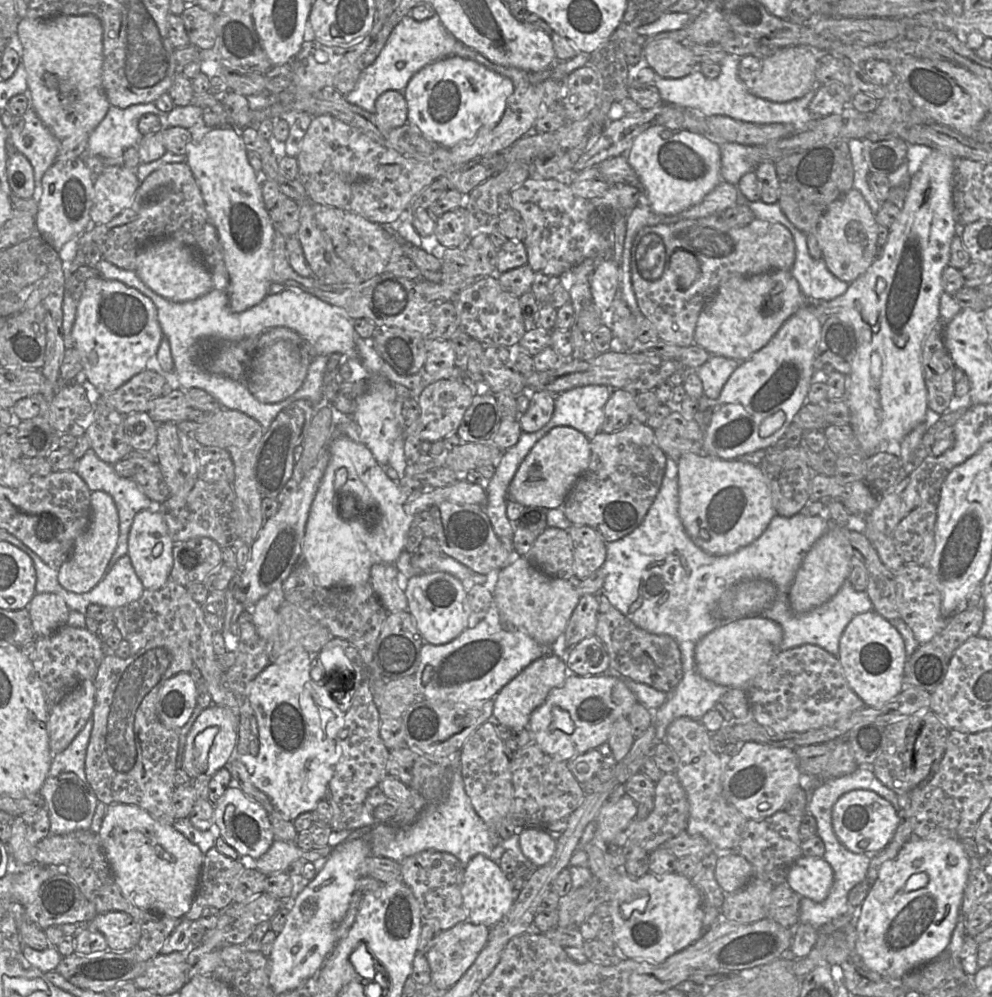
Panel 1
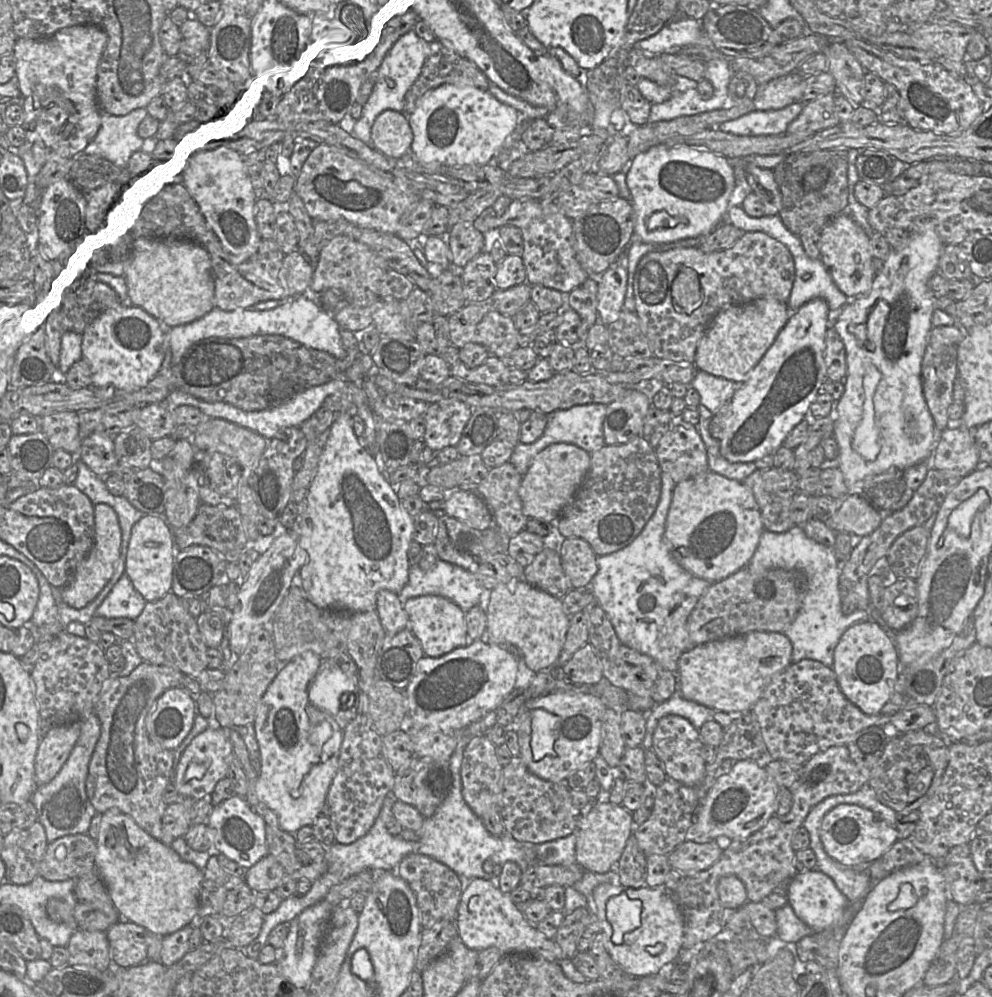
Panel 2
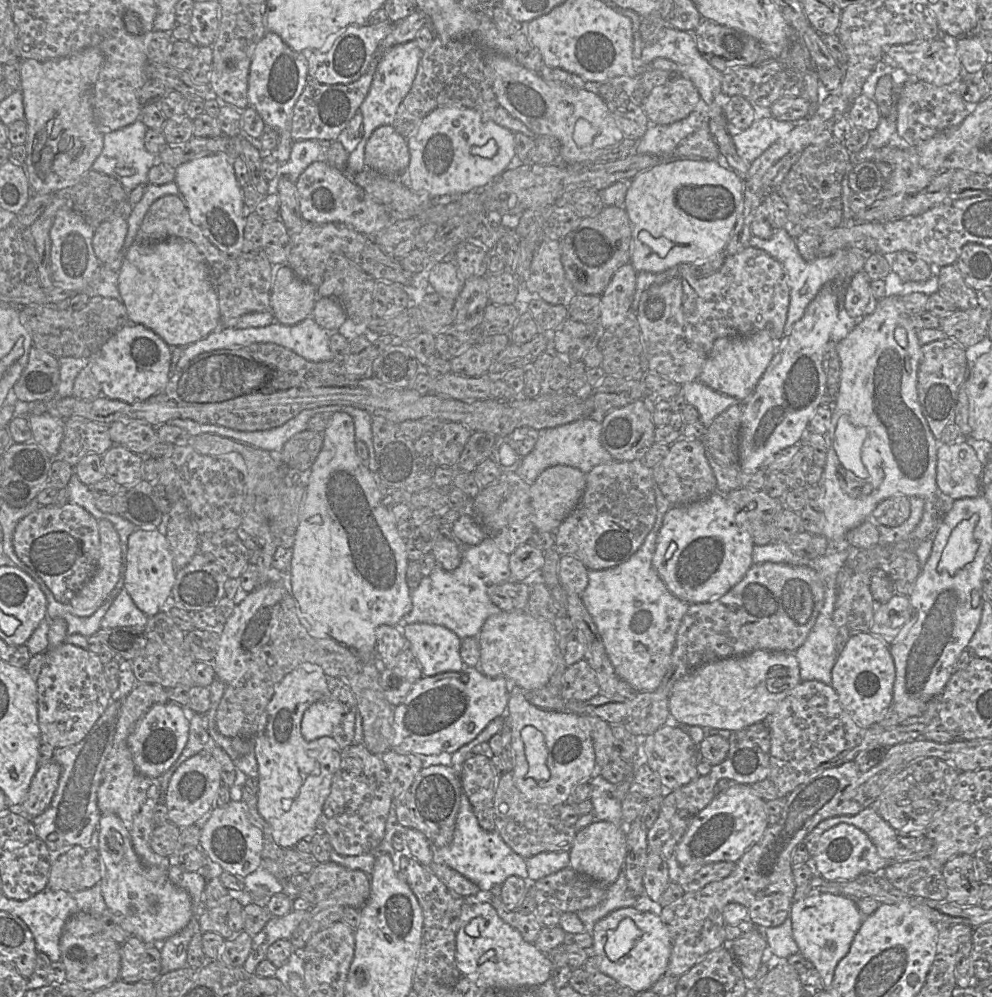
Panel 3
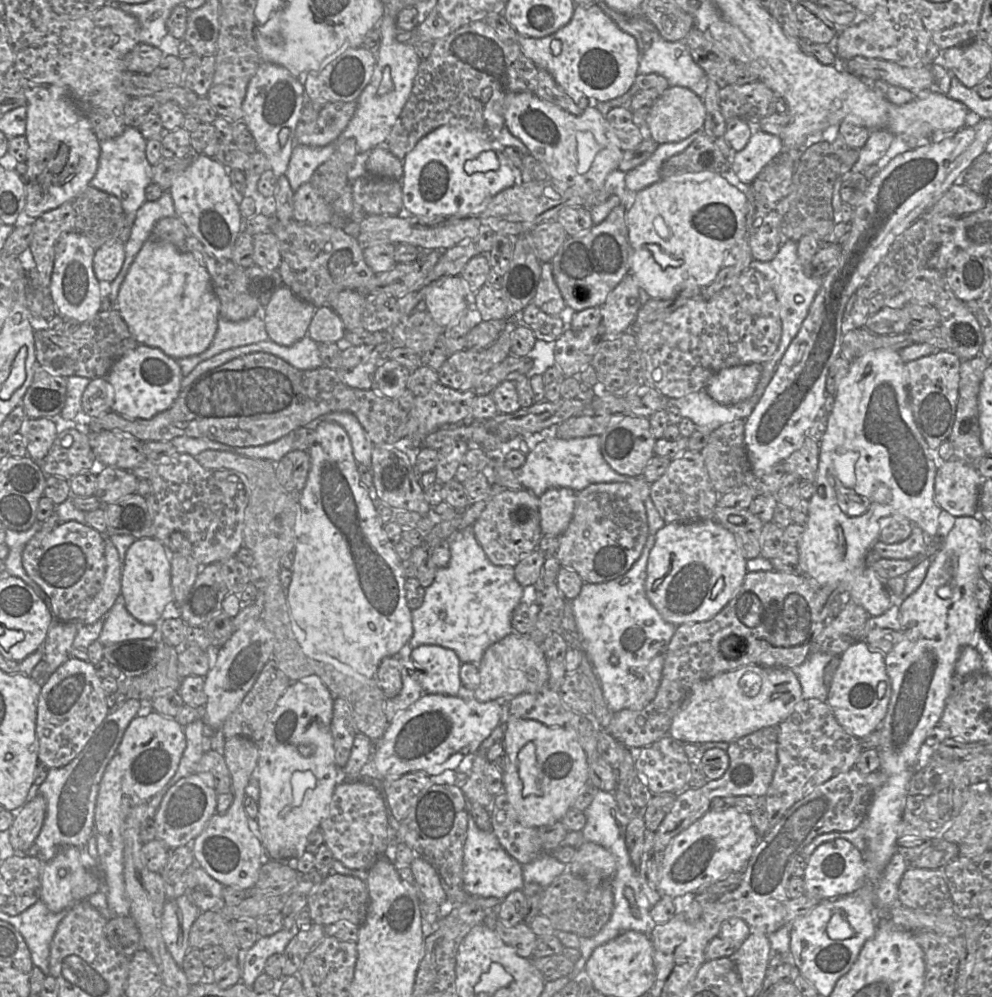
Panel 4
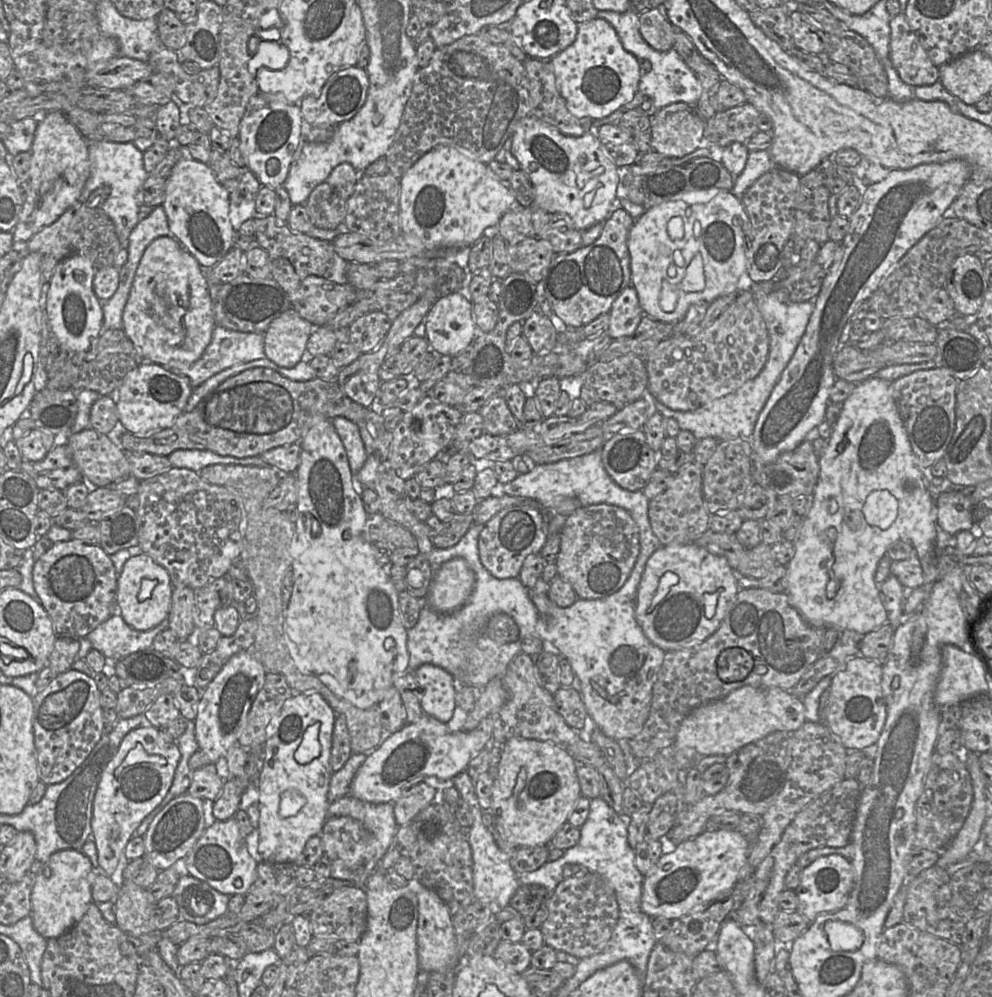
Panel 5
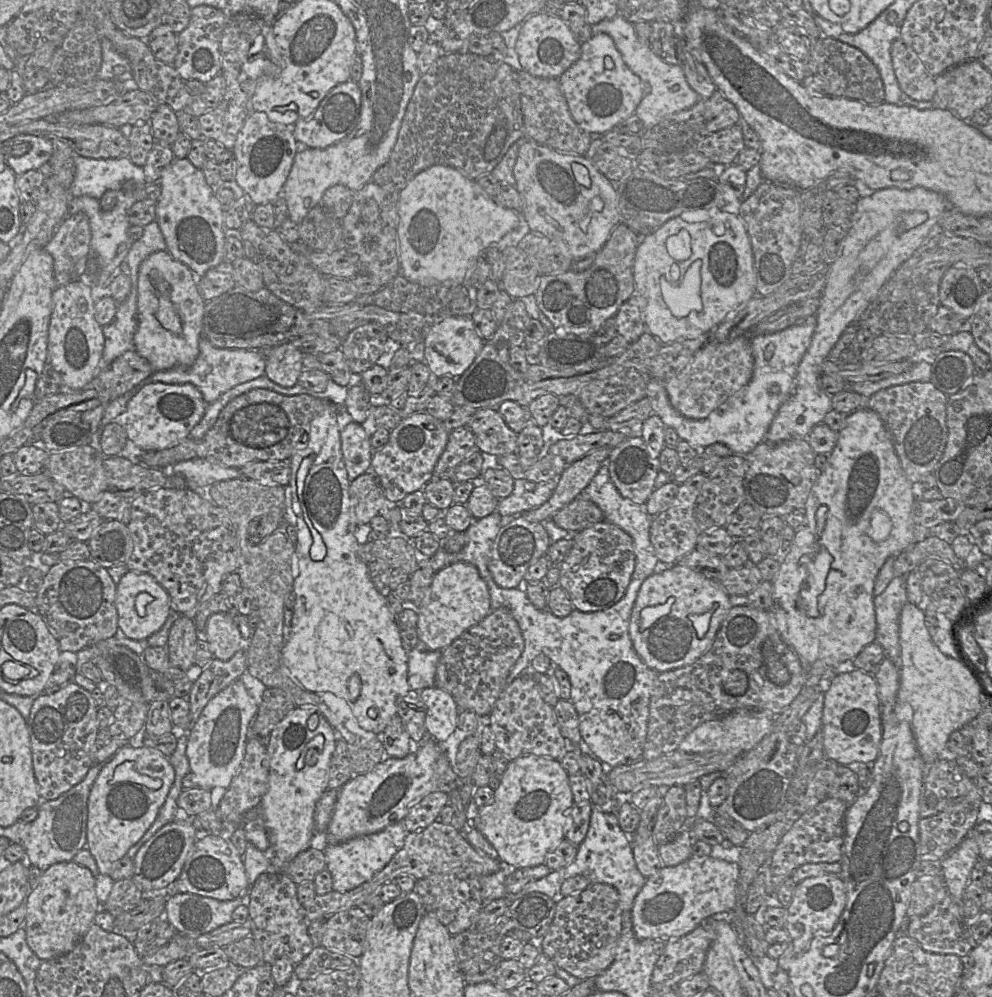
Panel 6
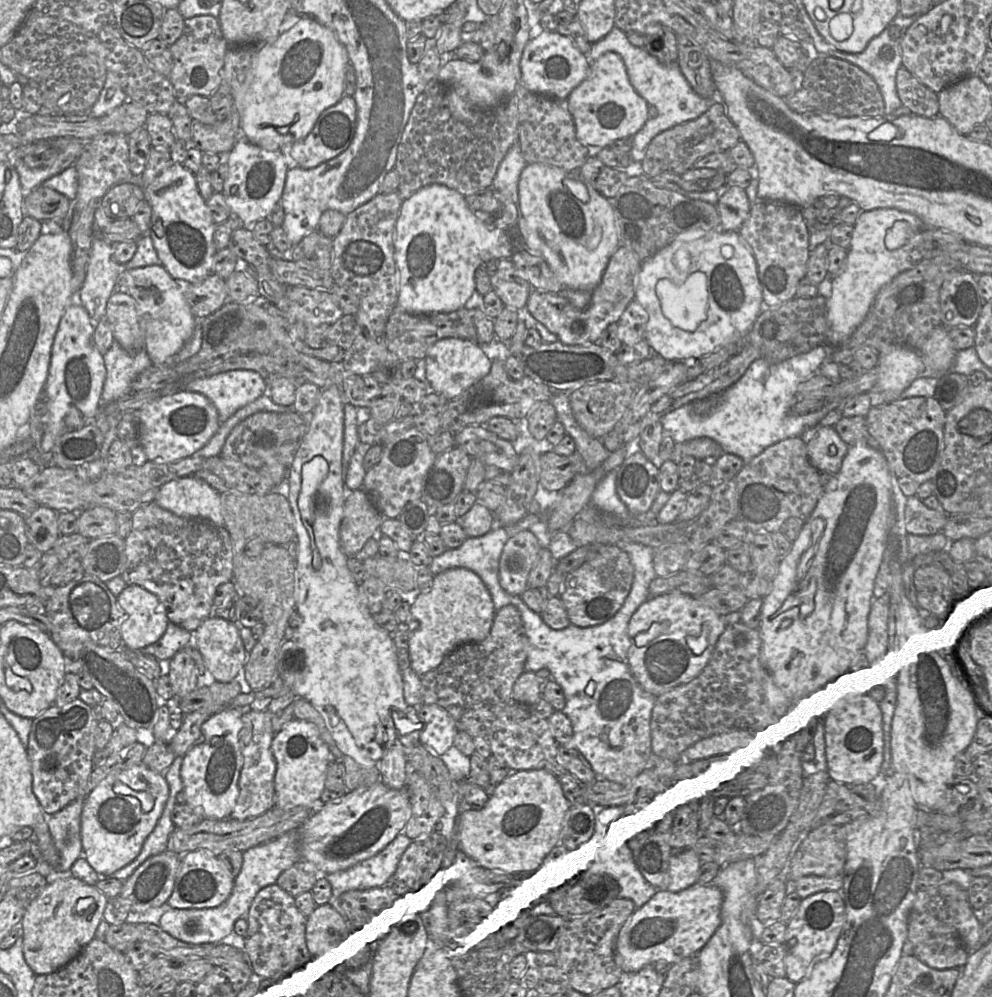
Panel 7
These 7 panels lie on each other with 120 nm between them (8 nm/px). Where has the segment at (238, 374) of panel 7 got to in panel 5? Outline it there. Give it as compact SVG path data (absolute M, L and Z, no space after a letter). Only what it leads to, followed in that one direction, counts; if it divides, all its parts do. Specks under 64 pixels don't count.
M215 326L208 347L197 361L193 363L172 361L163 367L173 374L188 378L191 387L194 389L223 370L238 364L260 360L264 357L266 356L263 334L238 332Z

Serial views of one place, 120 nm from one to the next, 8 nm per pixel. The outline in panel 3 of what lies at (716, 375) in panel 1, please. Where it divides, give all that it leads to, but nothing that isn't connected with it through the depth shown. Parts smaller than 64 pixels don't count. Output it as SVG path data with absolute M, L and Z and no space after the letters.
M695 380L683 385L681 393L686 402L695 406L699 412L699 420L708 429L713 420L734 404L741 403L729 395L720 393Z

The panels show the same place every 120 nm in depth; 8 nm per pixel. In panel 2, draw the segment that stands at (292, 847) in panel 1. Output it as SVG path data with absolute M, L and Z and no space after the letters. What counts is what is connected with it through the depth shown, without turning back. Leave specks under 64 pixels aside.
M271 854L265 855L245 873L245 882L255 893L272 891L279 887L286 873Z

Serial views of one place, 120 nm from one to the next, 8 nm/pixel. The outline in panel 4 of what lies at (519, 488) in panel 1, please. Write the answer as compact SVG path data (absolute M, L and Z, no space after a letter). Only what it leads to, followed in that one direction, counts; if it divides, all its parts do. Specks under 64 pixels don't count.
M550 488L539 497L543 535L560 537L574 515L578 493L570 488Z

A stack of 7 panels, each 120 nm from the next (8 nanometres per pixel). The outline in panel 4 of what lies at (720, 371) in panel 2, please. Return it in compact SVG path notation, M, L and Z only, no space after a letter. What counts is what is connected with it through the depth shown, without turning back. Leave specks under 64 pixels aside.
M758 363L721 369L709 380L706 391L719 403L740 403L753 395L762 369Z

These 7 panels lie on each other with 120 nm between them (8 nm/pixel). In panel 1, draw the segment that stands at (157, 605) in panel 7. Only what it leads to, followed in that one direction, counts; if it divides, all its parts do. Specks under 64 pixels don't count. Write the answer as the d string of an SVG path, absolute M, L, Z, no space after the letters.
M156 508L142 510L135 515L128 537L128 556L144 589L159 590L169 581L173 567L173 545L166 522Z

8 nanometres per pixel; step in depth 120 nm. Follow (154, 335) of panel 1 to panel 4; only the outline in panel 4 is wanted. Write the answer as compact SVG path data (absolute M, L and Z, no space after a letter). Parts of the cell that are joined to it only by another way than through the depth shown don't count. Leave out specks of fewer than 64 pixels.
M138 344L113 364L105 380L113 388L113 411L128 419L150 419L172 405L182 378L175 360L158 348Z

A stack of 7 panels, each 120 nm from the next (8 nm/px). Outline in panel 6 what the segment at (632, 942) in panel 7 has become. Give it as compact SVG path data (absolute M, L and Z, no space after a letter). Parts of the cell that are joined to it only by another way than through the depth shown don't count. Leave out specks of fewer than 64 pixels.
M692 855L676 866L662 867L657 873L646 878L632 907L633 930L639 939L668 941L682 937L708 920L724 920L732 924L739 942L751 955L767 956L766 926L747 913L746 917L734 915L740 879L740 866L712 856Z

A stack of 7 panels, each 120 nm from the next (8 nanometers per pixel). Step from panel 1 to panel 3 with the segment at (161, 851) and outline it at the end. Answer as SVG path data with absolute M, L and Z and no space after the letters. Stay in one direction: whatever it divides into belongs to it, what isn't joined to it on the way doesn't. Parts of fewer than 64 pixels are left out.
M112 813L100 815L98 823L98 852L101 858L100 887L106 908L113 912L124 929L147 944L160 944L185 928L193 916L192 901L186 890L173 884L168 871L145 866L134 851L128 830L120 818Z

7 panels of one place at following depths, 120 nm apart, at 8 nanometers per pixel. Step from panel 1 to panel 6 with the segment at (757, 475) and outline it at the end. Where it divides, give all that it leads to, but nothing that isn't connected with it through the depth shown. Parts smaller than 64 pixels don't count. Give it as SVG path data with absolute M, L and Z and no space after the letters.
M682 565L660 566L642 584L634 604L629 626L633 647L643 662L658 673L692 664L713 645L723 620L732 608L723 586L703 574Z

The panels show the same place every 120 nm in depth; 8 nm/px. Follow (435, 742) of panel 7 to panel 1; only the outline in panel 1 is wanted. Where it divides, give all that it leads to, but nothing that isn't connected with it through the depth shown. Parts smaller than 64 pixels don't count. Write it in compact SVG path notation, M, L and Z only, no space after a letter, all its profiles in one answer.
M440 571L414 576L407 582L405 594L408 611L424 642L437 646L447 644L469 627L472 612L468 593L454 576Z

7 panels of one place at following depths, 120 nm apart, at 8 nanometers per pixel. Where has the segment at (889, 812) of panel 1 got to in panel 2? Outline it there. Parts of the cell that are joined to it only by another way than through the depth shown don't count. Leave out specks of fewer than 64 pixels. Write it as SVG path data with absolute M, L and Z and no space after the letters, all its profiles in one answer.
M840 804L829 811L822 821L820 838L826 853L849 868L867 868L899 840L896 827L878 819L871 810L856 804Z

